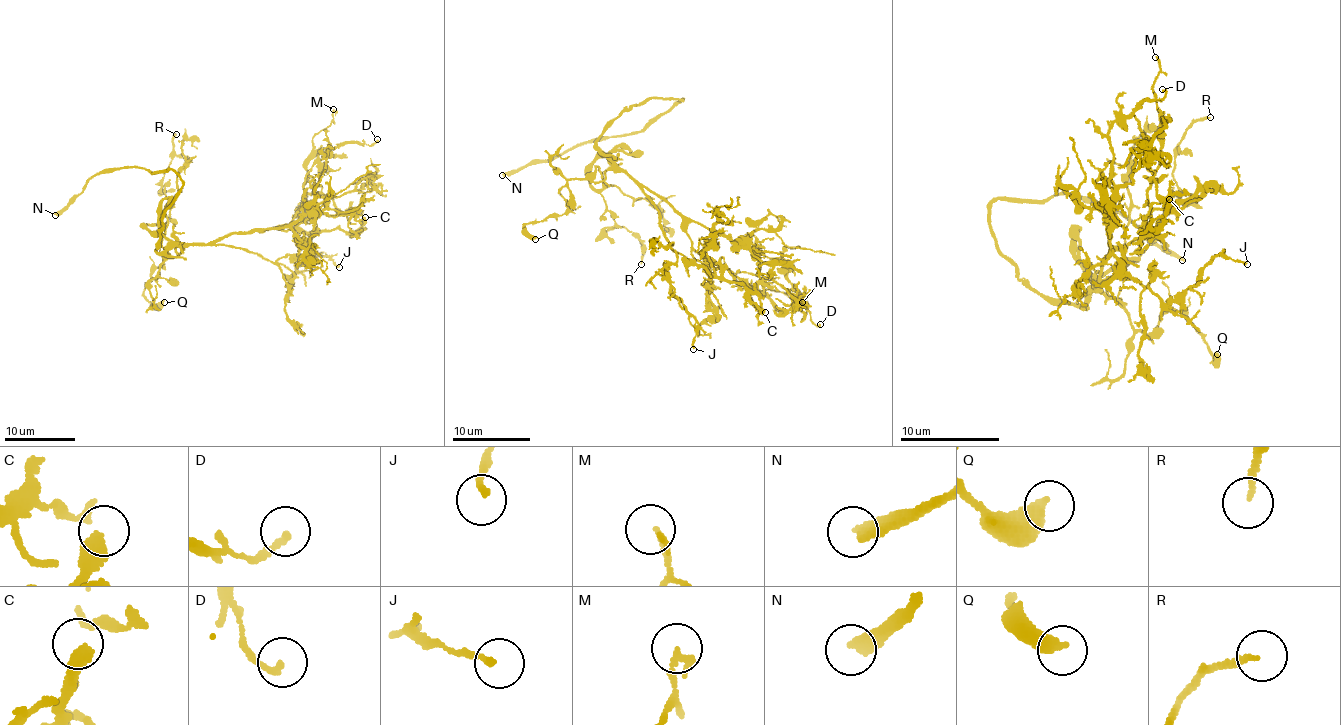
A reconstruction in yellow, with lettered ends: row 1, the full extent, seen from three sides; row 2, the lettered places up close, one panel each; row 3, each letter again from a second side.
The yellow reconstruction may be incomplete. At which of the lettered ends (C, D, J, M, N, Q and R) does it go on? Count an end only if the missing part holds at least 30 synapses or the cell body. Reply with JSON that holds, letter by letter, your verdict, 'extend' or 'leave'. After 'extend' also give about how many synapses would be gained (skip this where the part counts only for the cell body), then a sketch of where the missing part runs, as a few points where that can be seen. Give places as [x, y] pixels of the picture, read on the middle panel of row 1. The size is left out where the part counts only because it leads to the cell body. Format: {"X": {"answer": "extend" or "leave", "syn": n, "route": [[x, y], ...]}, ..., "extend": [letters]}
{"C": {"answer": "leave"}, "D": {"answer": "leave"}, "J": {"answer": "leave"}, "M": {"answer": "leave"}, "N": {"answer": "extend"}, "Q": {"answer": "leave"}, "R": {"answer": "leave"}, "extend": ["N"]}

